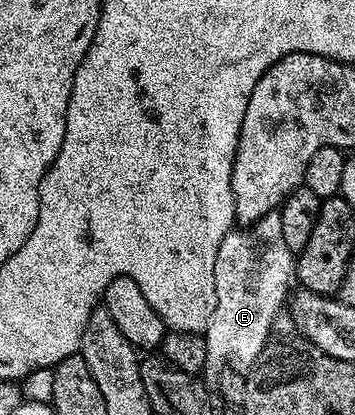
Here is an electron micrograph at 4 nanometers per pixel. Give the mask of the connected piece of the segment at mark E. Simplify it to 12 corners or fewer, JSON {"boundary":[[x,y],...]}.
{"boundary":[[277,210],[224,233],[206,367],[248,369],[289,296]]}

